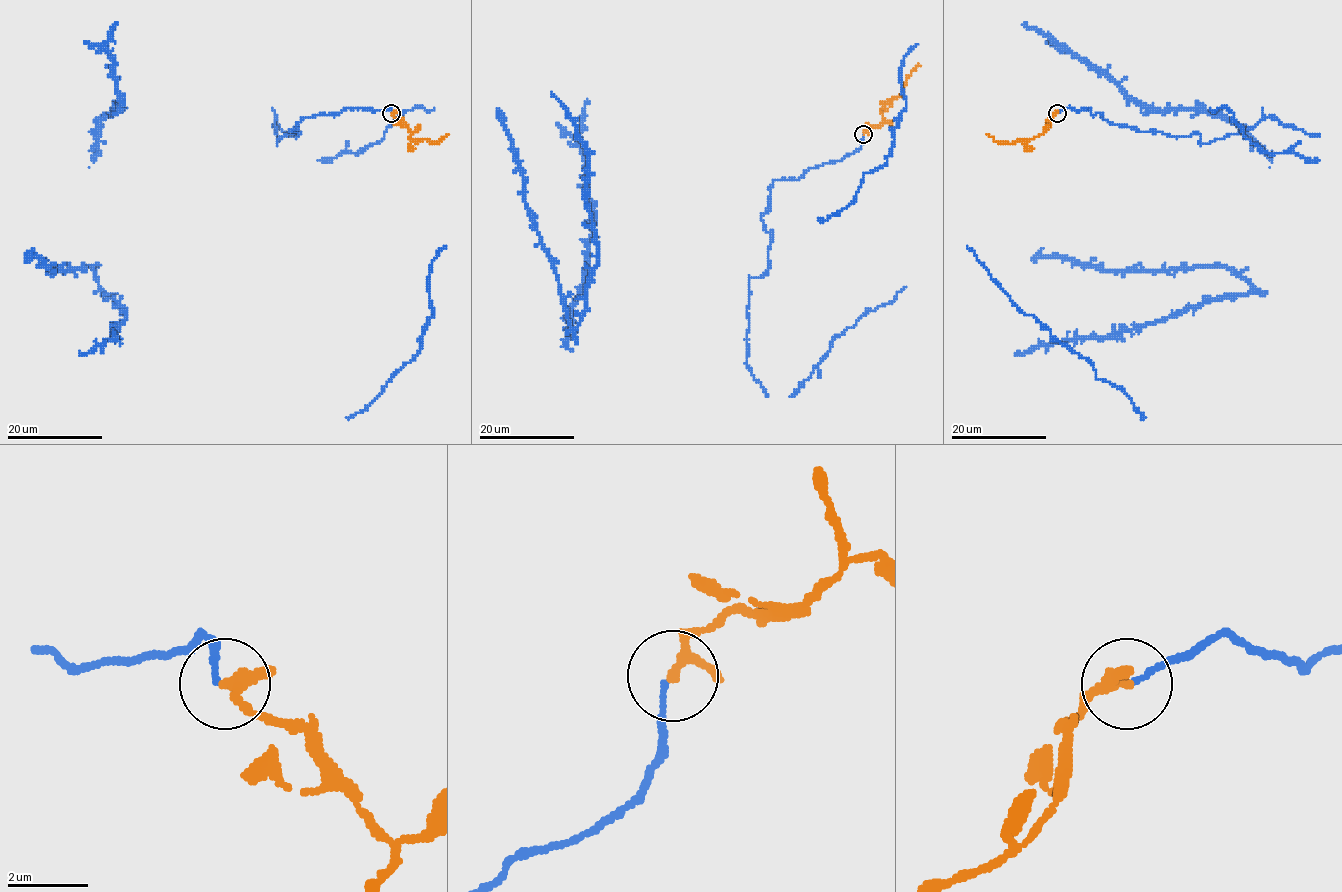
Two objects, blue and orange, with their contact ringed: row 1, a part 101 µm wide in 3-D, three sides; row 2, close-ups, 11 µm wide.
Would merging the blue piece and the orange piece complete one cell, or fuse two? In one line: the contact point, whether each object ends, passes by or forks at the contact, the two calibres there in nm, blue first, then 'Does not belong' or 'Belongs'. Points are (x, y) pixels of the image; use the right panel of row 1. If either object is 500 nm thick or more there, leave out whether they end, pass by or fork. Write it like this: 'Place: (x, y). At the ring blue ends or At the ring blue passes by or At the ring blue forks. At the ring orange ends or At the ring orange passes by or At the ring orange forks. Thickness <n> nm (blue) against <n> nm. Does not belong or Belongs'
Place: (1057, 113). At the ring blue ends. At the ring orange passes by. Thickness 110 nm (blue) against 240 nm. Belongs

